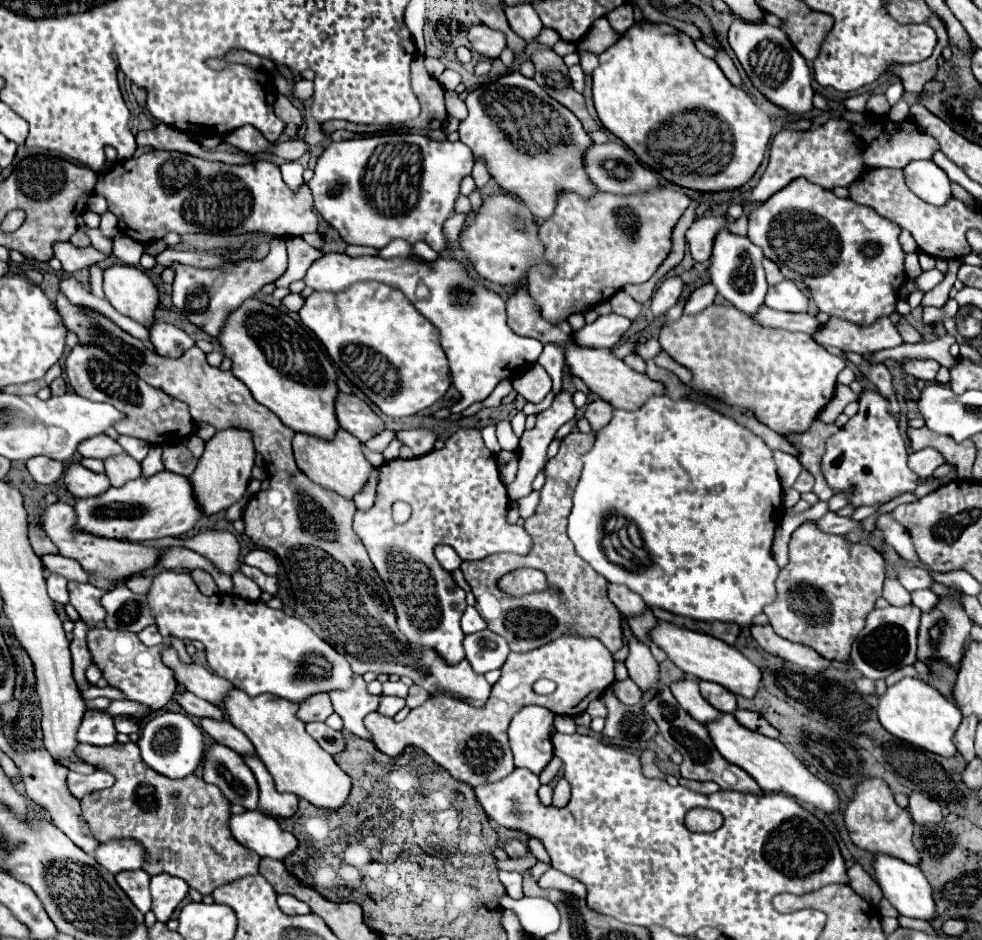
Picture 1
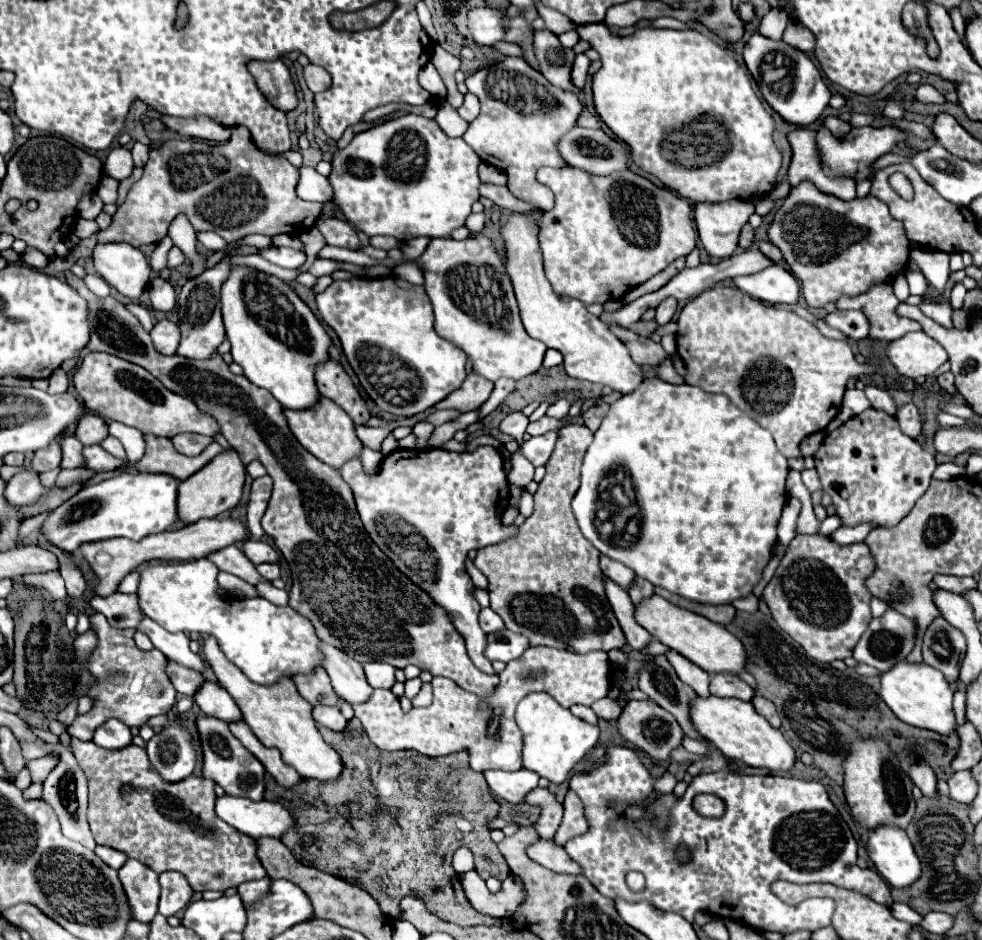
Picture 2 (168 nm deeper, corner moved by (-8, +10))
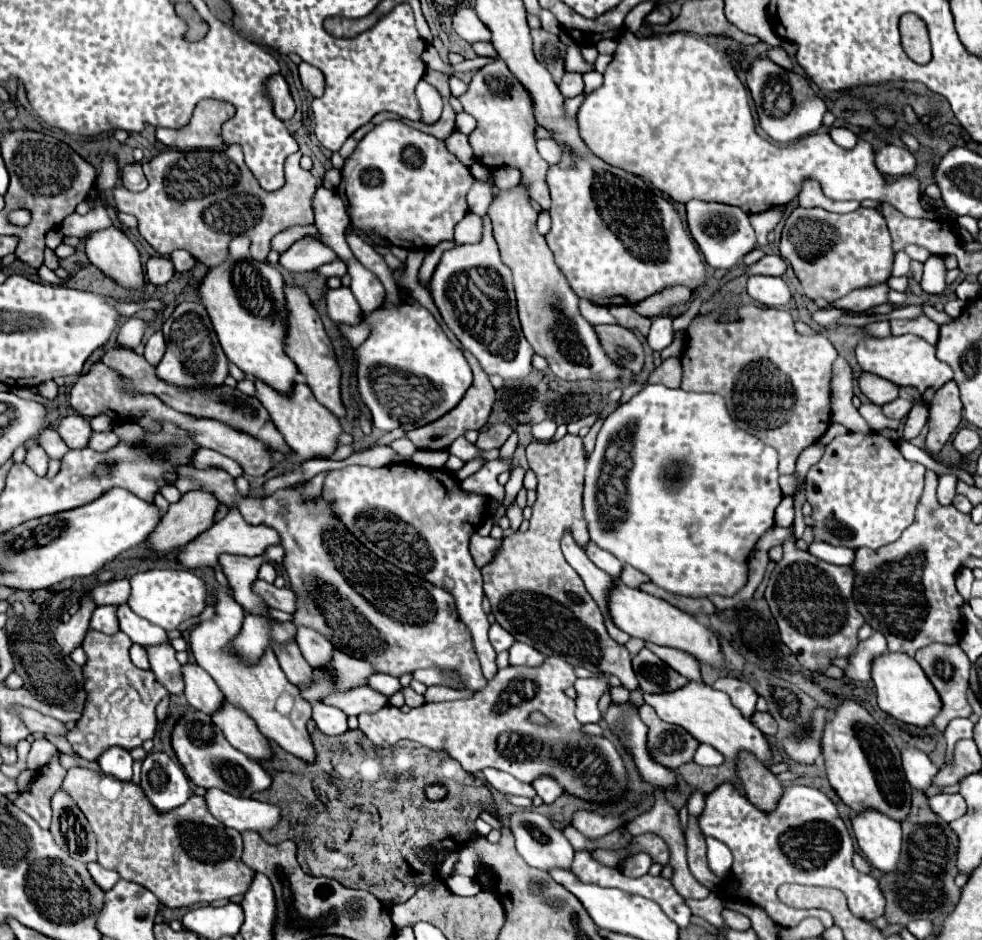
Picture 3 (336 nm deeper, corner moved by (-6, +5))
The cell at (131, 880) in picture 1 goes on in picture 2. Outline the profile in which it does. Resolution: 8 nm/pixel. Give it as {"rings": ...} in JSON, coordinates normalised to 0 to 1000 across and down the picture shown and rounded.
{"rings":[[[130,914],[120,929],[126,948],[130,952],[136,978],[153,982],[161,969],[161,954],[163,954],[161,931],[153,922],[141,918],[138,914]]]}

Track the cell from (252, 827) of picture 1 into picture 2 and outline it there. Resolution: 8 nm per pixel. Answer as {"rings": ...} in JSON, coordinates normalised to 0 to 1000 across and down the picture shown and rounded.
{"rings":[[[228,846],[220,852],[220,865],[226,873],[234,876],[257,893],[281,890],[285,893],[293,882],[299,880],[297,867],[277,852],[255,852],[251,848]]]}

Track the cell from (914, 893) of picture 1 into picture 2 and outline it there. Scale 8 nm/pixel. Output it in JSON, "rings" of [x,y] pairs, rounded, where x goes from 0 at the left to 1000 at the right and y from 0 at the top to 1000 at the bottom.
{"rings":[[[894,880],[884,890],[884,912],[892,927],[910,944],[921,946],[939,931],[939,918],[916,880]]]}

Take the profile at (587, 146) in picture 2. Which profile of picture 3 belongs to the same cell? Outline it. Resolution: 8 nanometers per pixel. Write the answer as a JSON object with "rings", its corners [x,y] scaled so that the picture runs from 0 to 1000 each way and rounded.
{"rings":[[[560,147],[548,149],[546,155],[548,155],[550,166],[552,166],[558,174],[568,174],[568,172],[570,172],[570,168],[572,168],[572,157],[570,157],[564,149],[560,149]]]}

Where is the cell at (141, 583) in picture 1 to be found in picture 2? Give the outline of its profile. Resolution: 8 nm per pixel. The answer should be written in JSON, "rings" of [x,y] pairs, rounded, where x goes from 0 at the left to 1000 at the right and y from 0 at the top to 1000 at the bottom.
{"rings":[[[134,607],[132,612],[126,614],[126,618],[122,620],[120,629],[124,629],[124,631],[138,631],[138,627],[141,627],[141,622],[143,622],[141,618],[143,618],[143,610],[141,610],[141,607]]]}

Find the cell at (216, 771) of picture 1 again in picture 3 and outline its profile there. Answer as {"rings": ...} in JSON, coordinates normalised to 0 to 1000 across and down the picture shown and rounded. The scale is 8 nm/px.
{"rings":[[[189,755],[185,764],[175,774],[175,798],[179,802],[179,809],[187,817],[189,826],[206,838],[224,838],[238,847],[255,849],[263,840],[271,840],[277,834],[275,823],[265,815],[259,813],[253,804],[246,804],[238,794],[232,791],[226,777],[222,777],[212,760],[206,760],[202,755]]]}

